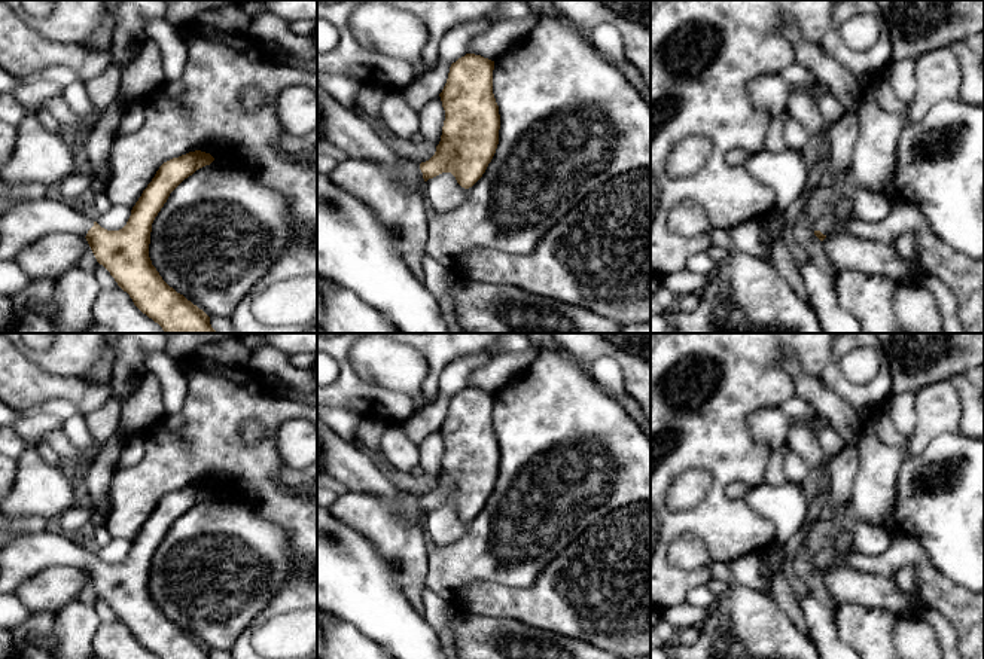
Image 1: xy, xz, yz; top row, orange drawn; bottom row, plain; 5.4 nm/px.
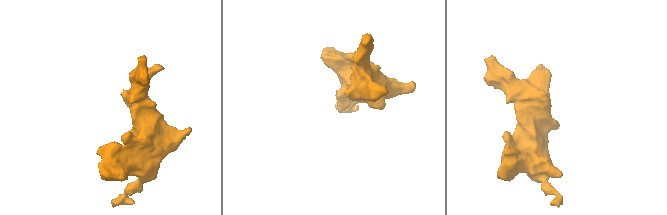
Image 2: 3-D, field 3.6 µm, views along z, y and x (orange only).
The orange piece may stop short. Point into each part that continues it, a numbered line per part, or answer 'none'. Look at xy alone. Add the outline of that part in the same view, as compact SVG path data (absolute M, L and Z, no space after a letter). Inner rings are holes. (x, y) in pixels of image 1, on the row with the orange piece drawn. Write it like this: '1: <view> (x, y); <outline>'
1: xy (26, 222); M58 195L12 204L0 219L0 260L15 260L21 250L49 234L86 237L94 222Z

